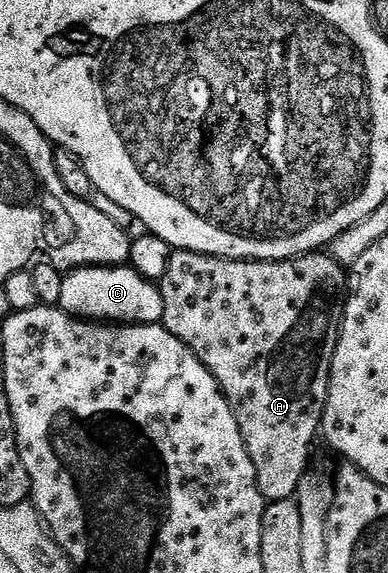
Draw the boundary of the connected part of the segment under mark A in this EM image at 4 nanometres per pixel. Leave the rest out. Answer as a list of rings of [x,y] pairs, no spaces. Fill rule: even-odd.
[[[179,249],[170,252],[167,271],[160,279],[159,288],[163,299],[163,315],[160,324],[164,325],[167,331],[171,331],[175,339],[184,343],[203,363],[203,367],[211,371],[211,375],[219,383],[221,393],[235,415],[235,423],[239,423],[239,431],[243,435],[243,443],[247,443],[251,463],[255,463],[257,486],[265,496],[266,502],[296,498],[297,488],[303,475],[310,472],[309,452],[313,449],[313,440],[316,437],[318,440],[321,417],[325,414],[325,404],[329,394],[329,372],[335,355],[337,337],[341,333],[342,297],[346,285],[346,270],[325,251],[305,253],[302,257],[291,258],[290,261],[233,261],[229,257],[212,257],[206,253],[192,253],[186,249]]]

